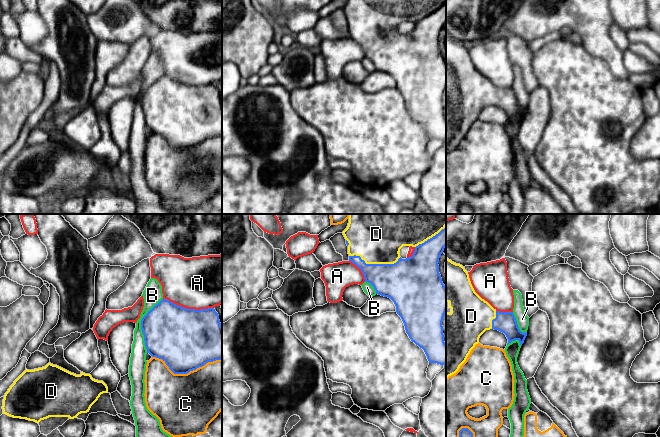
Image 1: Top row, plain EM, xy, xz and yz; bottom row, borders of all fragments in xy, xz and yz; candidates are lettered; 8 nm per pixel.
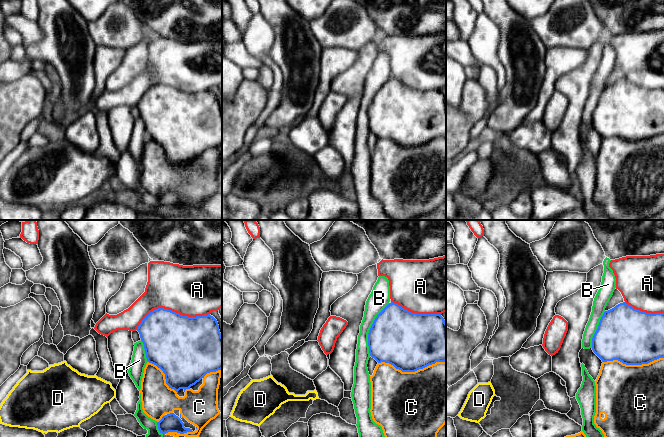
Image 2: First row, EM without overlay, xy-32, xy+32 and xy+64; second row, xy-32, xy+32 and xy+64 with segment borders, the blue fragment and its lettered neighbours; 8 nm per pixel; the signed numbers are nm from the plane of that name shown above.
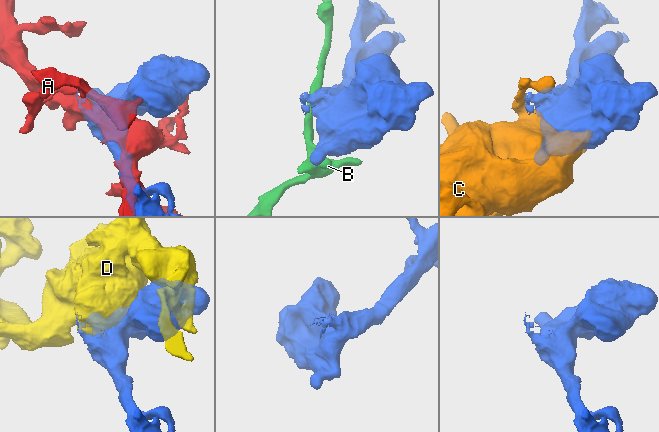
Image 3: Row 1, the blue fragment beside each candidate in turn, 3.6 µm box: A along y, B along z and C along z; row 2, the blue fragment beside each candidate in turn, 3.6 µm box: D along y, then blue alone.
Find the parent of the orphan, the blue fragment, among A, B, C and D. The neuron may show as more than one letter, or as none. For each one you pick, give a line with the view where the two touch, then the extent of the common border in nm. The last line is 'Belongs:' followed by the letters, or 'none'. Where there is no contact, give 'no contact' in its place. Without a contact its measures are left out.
D: meets blue in xz; contact 420 nm long
Belongs: D

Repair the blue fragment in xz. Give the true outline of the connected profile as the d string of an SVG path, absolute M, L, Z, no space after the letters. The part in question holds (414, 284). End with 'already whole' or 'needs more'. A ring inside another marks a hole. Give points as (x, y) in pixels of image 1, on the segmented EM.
M349 214L348 226L342 233L348 246L349 261L361 269L365 282L374 287L376 294L394 302L406 333L424 350L429 363L445 366L446 343L442 322L446 313L446 286L442 282L438 263L446 247L446 214ZM403 246L415 248L411 257L400 257Z; needs more

